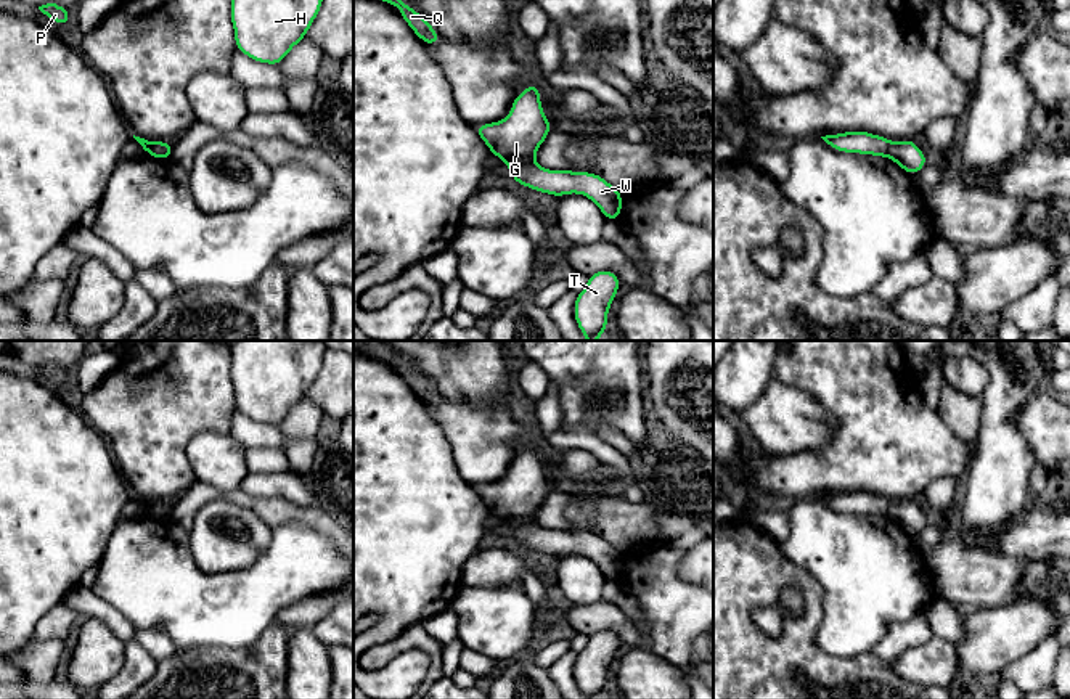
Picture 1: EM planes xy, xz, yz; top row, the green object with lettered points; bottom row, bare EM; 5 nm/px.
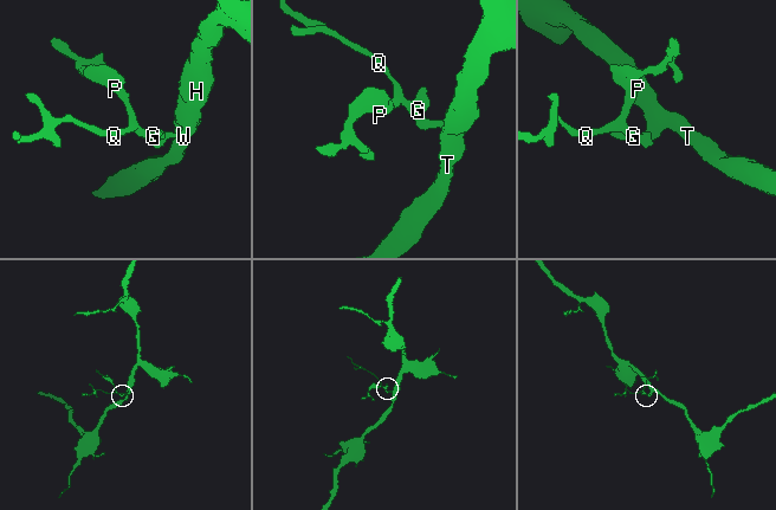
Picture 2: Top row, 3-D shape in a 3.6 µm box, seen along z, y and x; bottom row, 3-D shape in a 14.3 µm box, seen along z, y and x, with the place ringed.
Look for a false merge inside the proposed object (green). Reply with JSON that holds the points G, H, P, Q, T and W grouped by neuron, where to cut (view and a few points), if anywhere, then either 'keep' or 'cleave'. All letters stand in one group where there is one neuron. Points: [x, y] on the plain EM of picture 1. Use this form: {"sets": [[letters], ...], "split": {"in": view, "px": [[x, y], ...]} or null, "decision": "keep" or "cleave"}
{"sets": [["G", "P", "Q"], ["H", "T", "W"]], "split": {"in": "xz", "px": [[532, 516], [514, 516], [506, 523]]}, "decision": "cleave"}

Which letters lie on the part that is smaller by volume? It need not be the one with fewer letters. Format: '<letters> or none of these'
G, P, Q

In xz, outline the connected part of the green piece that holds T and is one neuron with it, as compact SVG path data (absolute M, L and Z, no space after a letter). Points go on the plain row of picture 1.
M611 630L588 636L585 649L575 654L574 677L586 699L598 699L607 689L607 673L622 641Z

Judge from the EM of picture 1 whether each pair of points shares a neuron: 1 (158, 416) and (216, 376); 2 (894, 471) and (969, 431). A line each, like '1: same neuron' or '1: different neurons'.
1: same neuron
2: different neurons

